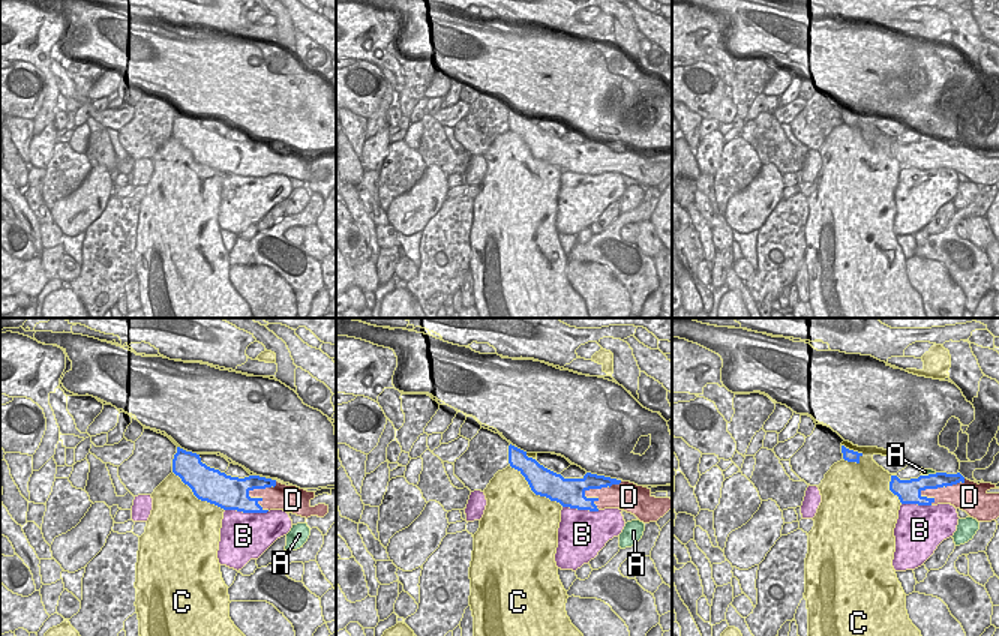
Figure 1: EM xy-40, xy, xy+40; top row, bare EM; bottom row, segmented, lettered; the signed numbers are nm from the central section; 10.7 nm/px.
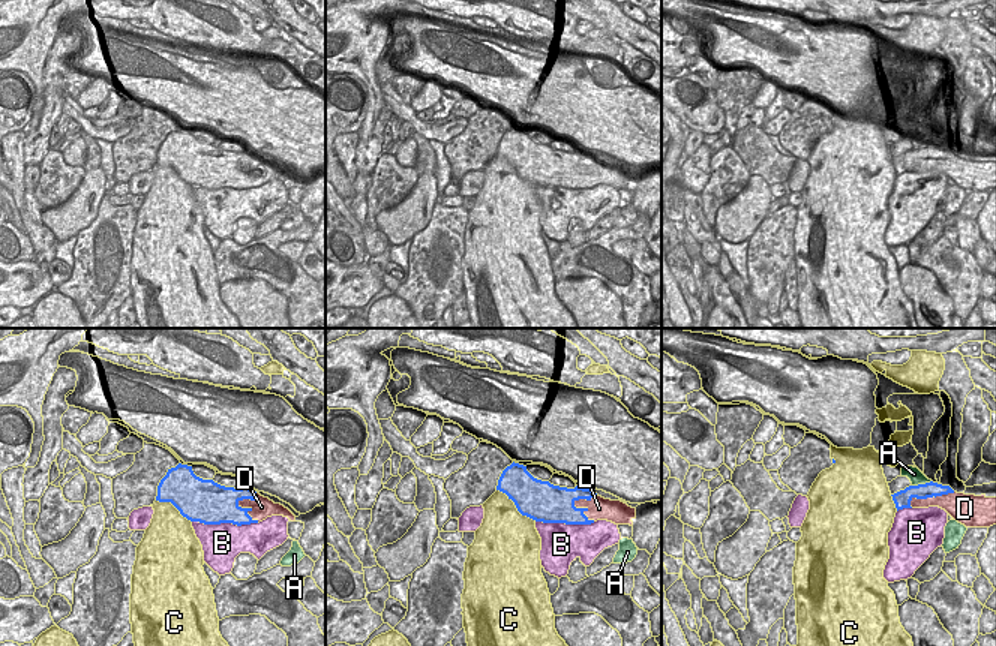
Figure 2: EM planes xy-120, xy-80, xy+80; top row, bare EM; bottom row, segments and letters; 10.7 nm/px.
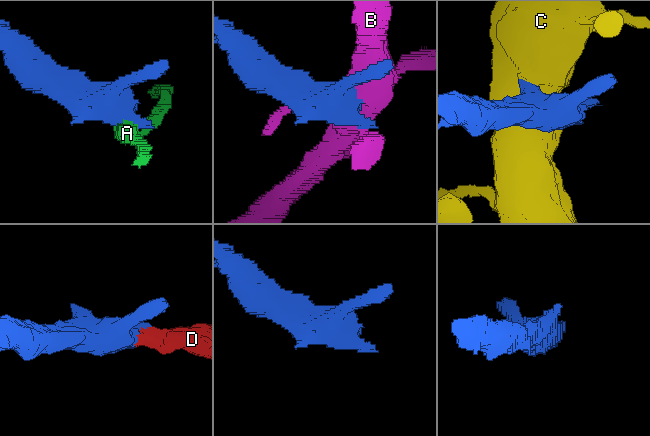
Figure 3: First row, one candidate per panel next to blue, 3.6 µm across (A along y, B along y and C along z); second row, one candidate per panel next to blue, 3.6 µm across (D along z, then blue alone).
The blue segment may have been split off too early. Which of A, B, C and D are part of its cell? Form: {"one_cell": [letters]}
{"one_cell": ["D"]}

